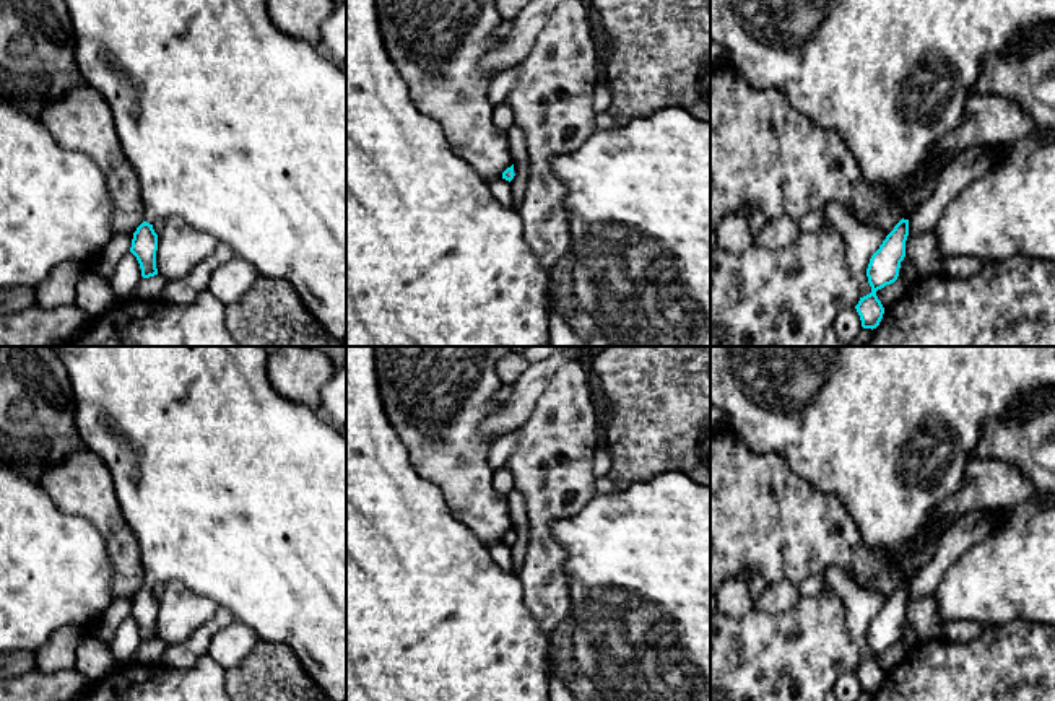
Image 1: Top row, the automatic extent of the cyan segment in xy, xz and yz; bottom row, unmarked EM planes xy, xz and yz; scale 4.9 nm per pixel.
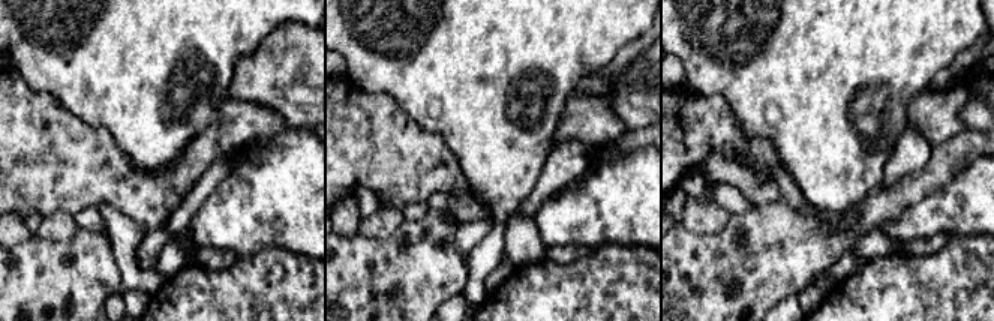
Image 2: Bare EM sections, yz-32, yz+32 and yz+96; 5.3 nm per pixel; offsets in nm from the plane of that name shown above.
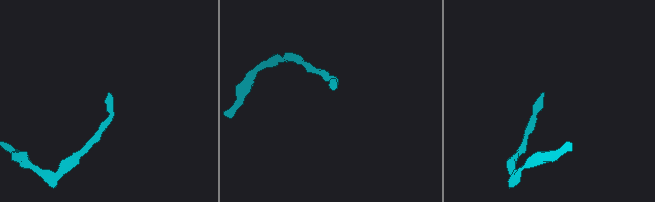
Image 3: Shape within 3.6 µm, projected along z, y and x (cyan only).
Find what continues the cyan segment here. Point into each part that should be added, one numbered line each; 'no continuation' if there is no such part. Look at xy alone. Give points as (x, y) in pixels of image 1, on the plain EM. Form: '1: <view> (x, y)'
1: xy (238, 493)

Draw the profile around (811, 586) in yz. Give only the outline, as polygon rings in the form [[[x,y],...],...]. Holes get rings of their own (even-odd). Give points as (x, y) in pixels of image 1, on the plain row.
[[[824,574],[810,576],[798,584],[800,594],[806,597],[819,595],[826,587]]]

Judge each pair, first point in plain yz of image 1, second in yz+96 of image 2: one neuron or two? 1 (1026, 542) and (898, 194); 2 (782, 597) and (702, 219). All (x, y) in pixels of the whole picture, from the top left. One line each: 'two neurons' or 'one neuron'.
1: two neurons
2: one neuron

